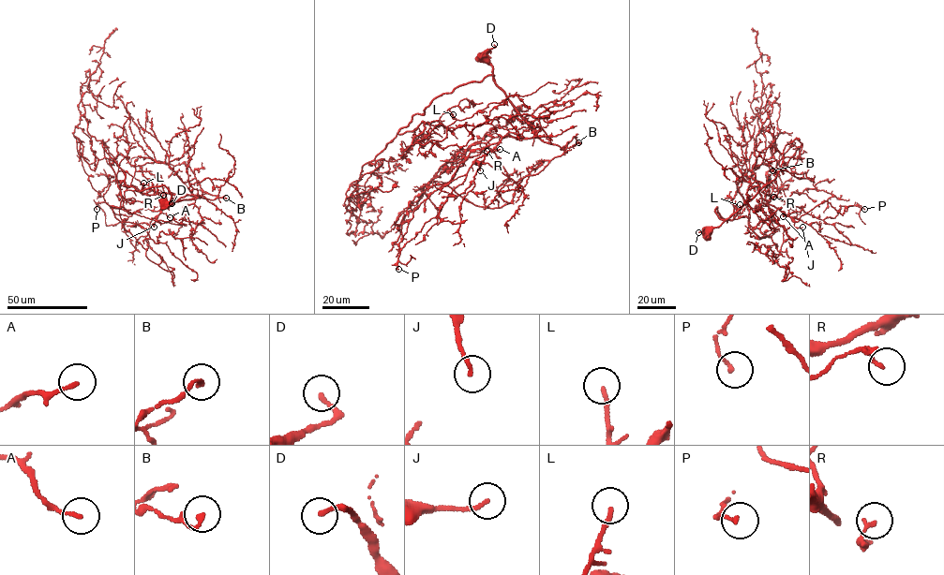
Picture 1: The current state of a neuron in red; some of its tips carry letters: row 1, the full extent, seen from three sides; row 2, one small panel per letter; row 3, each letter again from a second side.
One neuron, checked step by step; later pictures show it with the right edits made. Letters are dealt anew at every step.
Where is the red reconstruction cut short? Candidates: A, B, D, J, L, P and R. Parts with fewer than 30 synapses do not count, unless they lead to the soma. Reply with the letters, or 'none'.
A

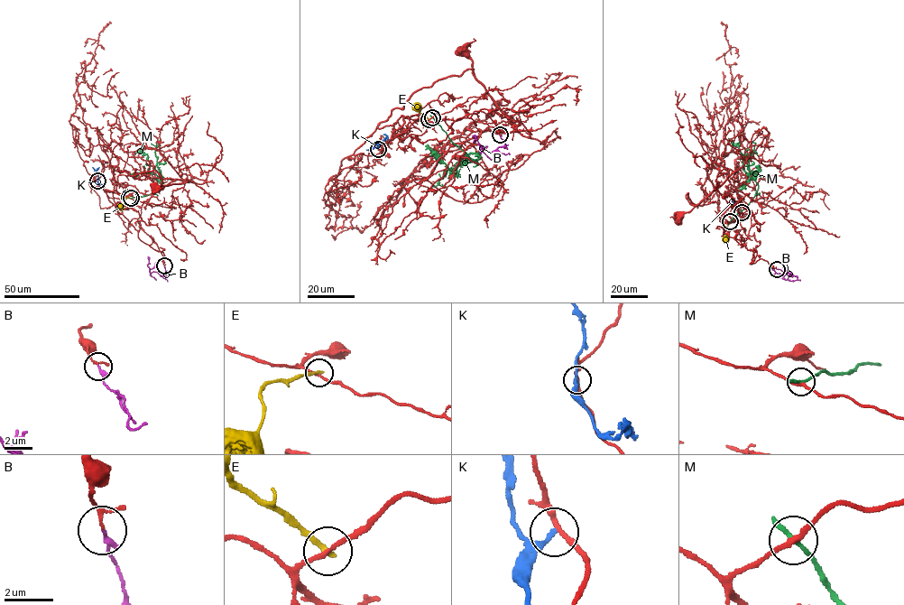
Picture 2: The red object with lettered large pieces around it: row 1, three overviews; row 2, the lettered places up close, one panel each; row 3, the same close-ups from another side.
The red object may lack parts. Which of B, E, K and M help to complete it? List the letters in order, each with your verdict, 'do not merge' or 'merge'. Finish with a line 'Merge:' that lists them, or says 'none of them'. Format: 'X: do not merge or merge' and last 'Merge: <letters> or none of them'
B: merge
E: do not merge
K: do not merge
M: do not merge
Merge: B

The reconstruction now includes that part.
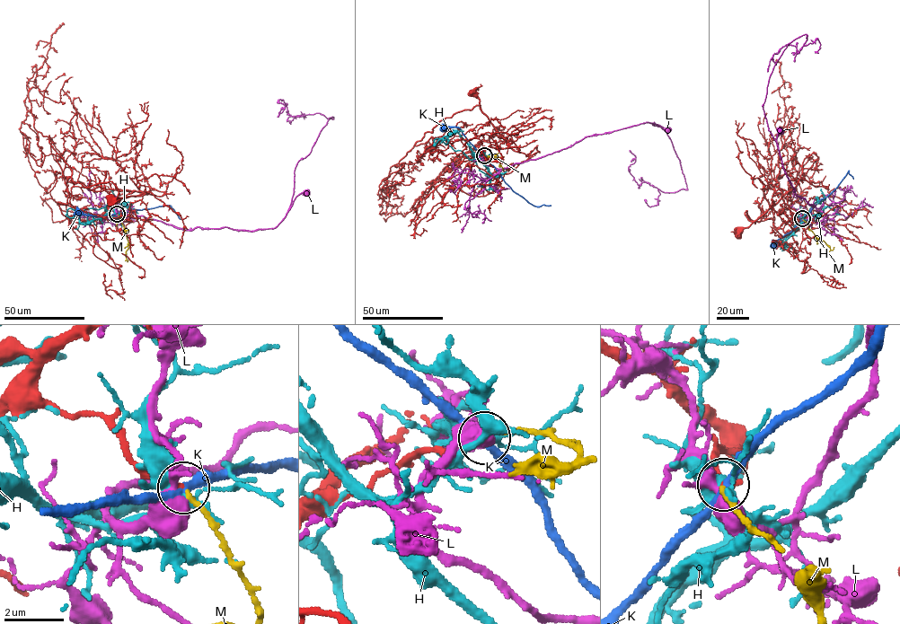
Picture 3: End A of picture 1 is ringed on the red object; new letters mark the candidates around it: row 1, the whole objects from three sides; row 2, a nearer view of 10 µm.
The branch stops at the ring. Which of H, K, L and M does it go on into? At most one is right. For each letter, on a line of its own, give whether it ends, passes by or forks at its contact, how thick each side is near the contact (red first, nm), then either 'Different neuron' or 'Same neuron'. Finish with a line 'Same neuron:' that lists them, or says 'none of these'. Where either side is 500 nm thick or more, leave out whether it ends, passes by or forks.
H: It forks there. Thickness 280 nm (red) against 400 nm. Different neuron
K: It passes by. Thickness 160 nm (red) against 240 nm. Different neuron
L: It forks there. Thickness 170 nm (red) against 360 nm. Different neuron
M: It ends there. Thickness 150 nm (red) against 150 nm. Same neuron
Same neuron: M

